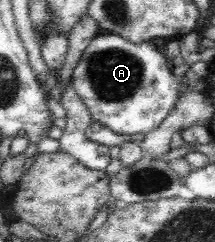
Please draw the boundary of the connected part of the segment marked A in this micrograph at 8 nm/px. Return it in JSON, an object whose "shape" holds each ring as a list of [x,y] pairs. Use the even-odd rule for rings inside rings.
{"shape":[[[100,33],[82,54],[77,68],[73,71],[71,82],[74,90],[84,100],[90,110],[92,120],[107,126],[117,135],[148,135],[156,130],[173,109],[178,96],[178,77],[172,74],[173,66],[164,56],[161,48],[152,42],[132,44],[116,35]]]}

